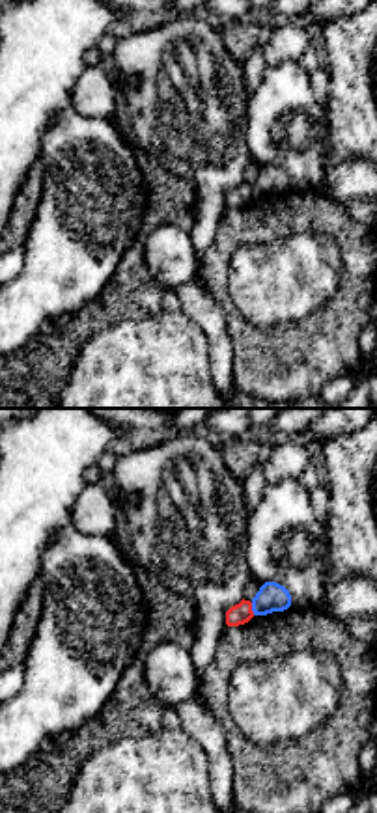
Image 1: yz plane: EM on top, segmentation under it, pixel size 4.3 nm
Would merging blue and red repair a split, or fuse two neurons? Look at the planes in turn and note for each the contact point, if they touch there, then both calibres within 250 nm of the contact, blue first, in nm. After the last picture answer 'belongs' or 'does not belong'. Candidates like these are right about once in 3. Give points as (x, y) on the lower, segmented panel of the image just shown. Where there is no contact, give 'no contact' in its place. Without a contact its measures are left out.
meets blue at (252, 608); 130 nm thick on the blue side, 90 nm on the other

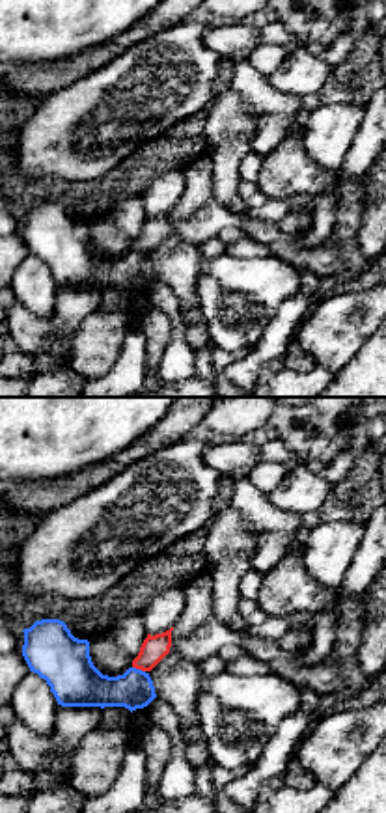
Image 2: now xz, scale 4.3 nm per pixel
meets blue at (138, 670); 190 nm thick on the blue side, 110 nm on the other

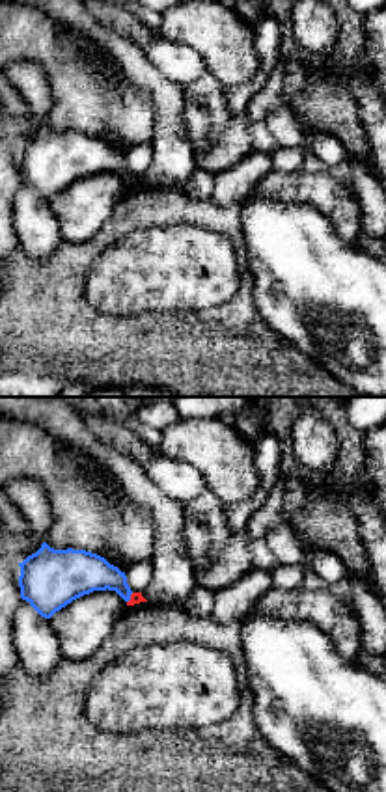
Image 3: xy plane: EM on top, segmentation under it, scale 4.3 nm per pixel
meets blue at (129, 599); 200 nm thick on the blue side, 50 nm on the other

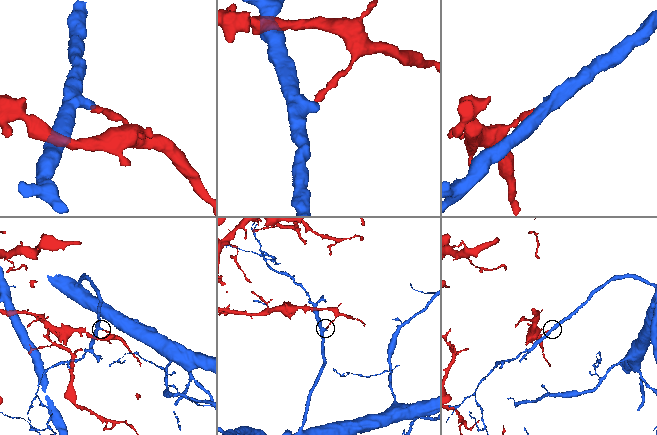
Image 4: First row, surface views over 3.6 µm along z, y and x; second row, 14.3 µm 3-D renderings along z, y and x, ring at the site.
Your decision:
does not belong

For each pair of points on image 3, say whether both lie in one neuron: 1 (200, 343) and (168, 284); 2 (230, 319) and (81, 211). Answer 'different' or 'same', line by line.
1: different
2: different

